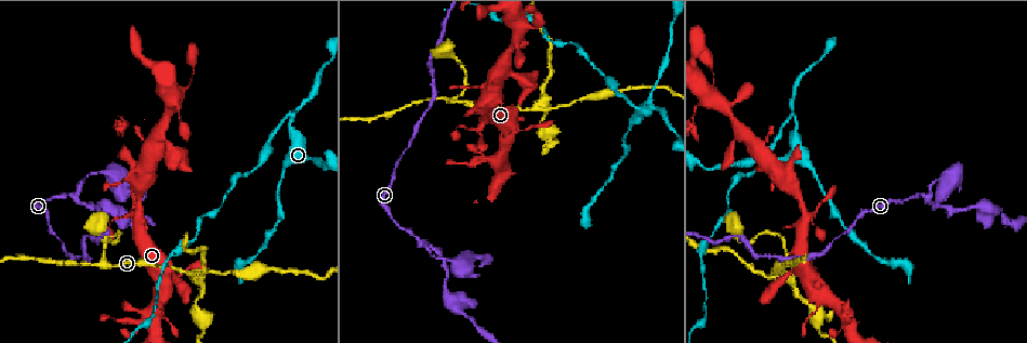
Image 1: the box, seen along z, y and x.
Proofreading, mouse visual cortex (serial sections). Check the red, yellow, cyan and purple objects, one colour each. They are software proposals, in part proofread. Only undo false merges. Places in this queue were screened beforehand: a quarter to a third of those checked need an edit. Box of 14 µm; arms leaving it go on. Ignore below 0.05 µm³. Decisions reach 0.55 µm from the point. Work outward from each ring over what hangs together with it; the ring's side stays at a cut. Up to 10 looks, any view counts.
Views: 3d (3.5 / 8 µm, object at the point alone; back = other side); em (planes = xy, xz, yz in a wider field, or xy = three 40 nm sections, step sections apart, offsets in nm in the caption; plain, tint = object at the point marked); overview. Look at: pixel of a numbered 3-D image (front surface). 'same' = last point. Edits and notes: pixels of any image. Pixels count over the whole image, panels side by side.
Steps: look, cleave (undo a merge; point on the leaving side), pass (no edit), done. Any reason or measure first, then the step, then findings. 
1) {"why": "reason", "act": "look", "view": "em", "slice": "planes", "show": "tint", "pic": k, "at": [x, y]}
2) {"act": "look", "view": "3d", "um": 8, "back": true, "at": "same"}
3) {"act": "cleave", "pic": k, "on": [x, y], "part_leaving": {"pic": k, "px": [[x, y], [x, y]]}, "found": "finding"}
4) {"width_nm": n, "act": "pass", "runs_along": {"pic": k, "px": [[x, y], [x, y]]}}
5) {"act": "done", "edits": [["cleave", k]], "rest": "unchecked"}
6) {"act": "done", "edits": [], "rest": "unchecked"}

{"act": "look", "view": "3d", "um": 3.5, "pic": 1, "at": [292, 114]}

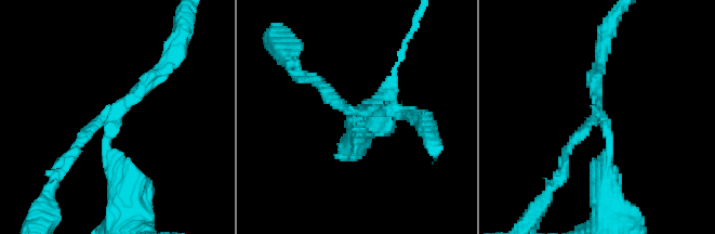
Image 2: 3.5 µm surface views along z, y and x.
{"act": "look", "view": "em", "slice": "xy", "step": 1, "show": "tint", "pic": 2, "at": [360, 114]}

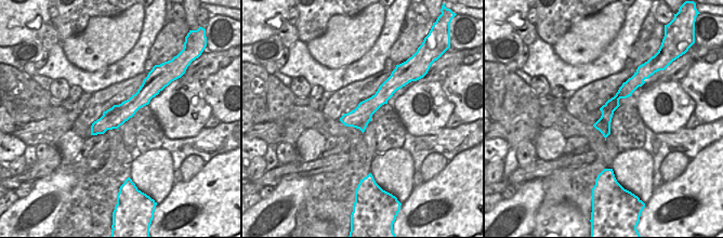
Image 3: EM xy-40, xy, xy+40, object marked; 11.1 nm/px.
{"arms": 3, "act": "cleave", "pic": 2, "on": [592, 80], "part_leaving": {"pic": 2, "px": [[598, 118], [565, 151], [552, 187]]}, "found": "two cells meet here"}

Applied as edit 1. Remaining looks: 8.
{"why": "see it whole again", "act": "look", "view": "overview"}

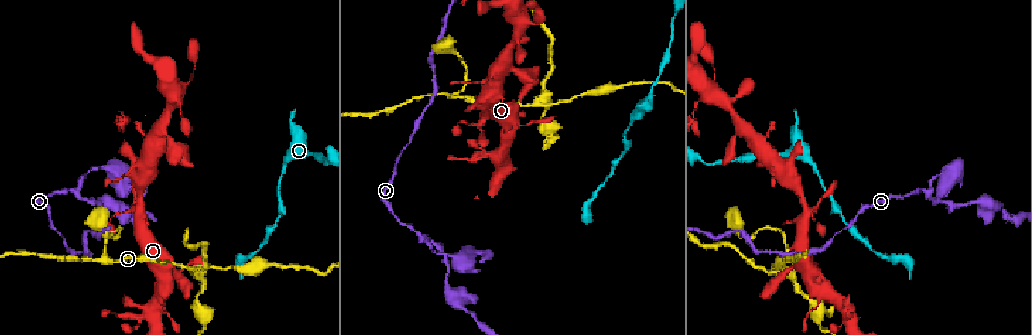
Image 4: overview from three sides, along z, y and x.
{"why": "thick turns thin", "act": "look", "view": "3d", "um": 3.5, "pic": 4, "at": [815, 163]}

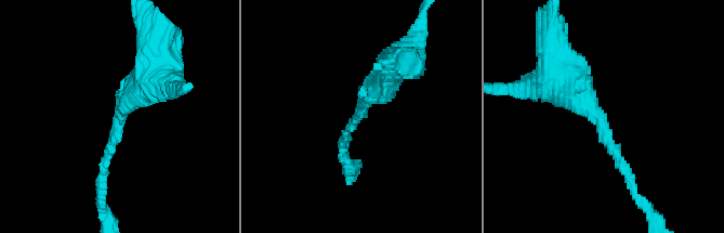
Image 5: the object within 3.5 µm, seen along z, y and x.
{"arm_widths_nm": [150, 450], "act": "look", "view": "em", "slice": "xy", "step": 3, "show": "tint", "pic": 5, "at": [599, 119]}

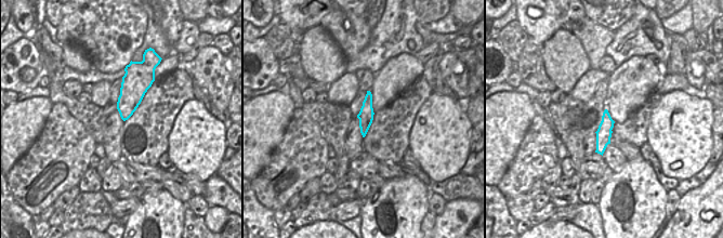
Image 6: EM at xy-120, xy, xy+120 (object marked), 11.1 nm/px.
{"act": "pass", "runs_along": {"pic": 5, "px": [[550, 77], [597, 117], [628, 177]]}, "found": "continuous, no second cell"}

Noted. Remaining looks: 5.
{"why": "four arms meet", "act": "look", "view": "3d", "um": 3.5, "pic": 4, "at": [794, 271]}

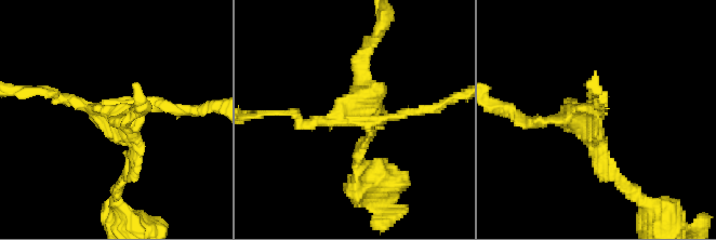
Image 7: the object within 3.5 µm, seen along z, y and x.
{"arms": 4, "arm_widths_nm": [150, 150, 200, 200], "why": "now the EM", "act": "look", "view": "em", "slice": "xy", "step": 2, "show": "tint", "pic": 7, "at": [596, 114]}

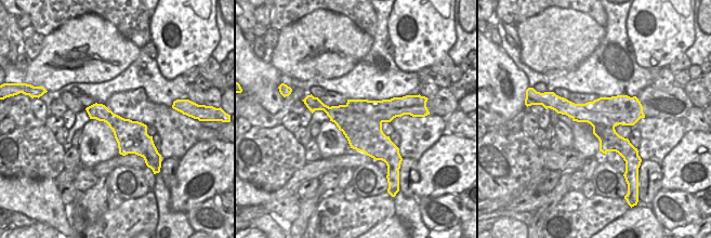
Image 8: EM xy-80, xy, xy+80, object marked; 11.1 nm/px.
{"act": "look", "view": "em", "slice": "xy", "step": 5, "show": "tint", "at": "same"}

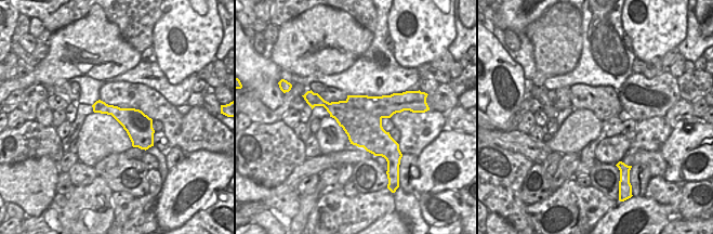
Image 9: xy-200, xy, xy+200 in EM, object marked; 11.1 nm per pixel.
{"width_nm": 480, "act": "cleave", "pic": 7, "on": [129, 158], "border": {"pic": 9, "px": [[345, 101], [381, 118]]}, "found": "two cells meet here"}

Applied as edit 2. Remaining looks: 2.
{"act": "done", "edits": [["cleave", 2], ["cleave", 7]], "rest": "unchecked"}

